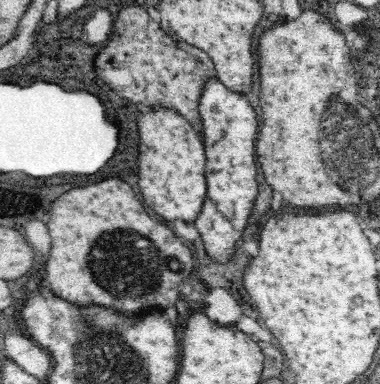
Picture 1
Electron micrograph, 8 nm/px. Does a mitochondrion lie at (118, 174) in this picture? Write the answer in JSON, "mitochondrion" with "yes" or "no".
{"mitochondrion":"no"}

